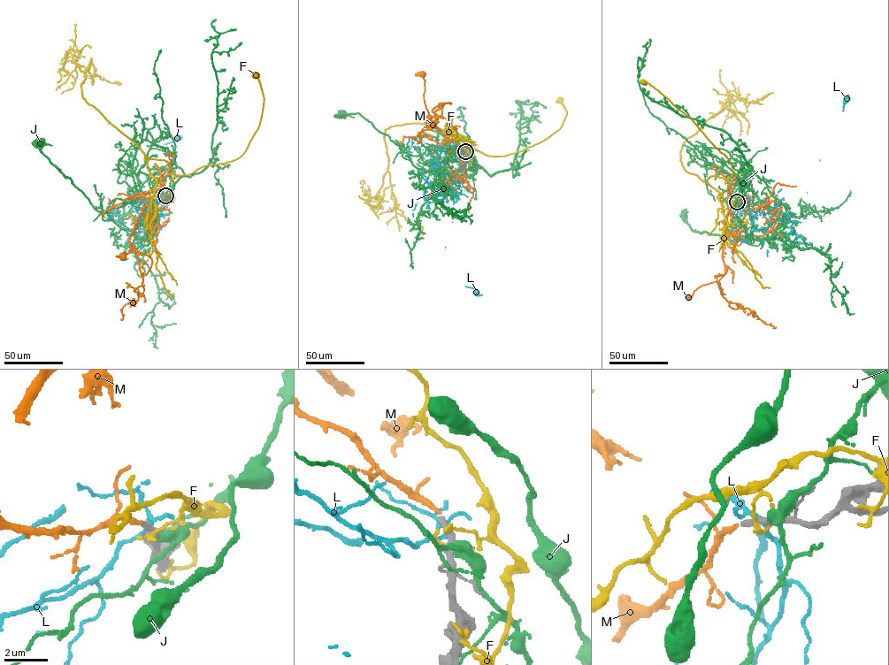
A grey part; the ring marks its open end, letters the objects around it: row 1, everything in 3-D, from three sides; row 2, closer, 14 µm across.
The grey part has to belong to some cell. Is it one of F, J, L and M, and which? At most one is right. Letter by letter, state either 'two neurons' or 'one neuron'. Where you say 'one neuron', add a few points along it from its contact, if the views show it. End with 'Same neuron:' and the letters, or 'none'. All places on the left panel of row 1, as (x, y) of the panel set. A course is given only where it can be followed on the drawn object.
F: two neurons
J: two neurons
L: two neurons
M: one neuron; course (165, 195), (154, 195), (148, 201), (130, 234), (130, 250), (126, 254), (124, 251), (123, 256)
Same neuron: M

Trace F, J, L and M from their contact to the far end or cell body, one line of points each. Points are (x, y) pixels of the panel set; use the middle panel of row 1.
F: (465, 153), (463, 139), (448, 135), (465, 136), (476, 149), (498, 156), (547, 138), (566, 114), (559, 99)
J: (466, 153), (472, 169), (471, 163), (449, 158), (438, 171), (420, 169), (360, 115), (341, 114)
L: (466, 152), (455, 173), (463, 186), (455, 185), (457, 198), (446, 185), (452, 222), (445, 248), (476, 292)
M: (465, 151), (428, 119), (422, 74)

